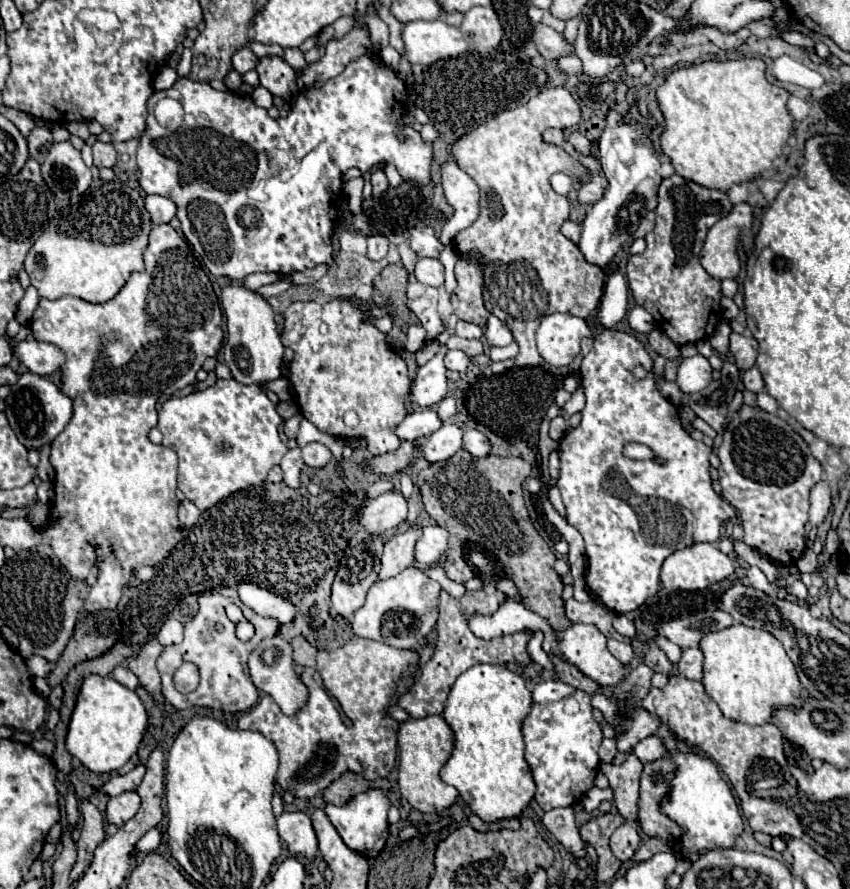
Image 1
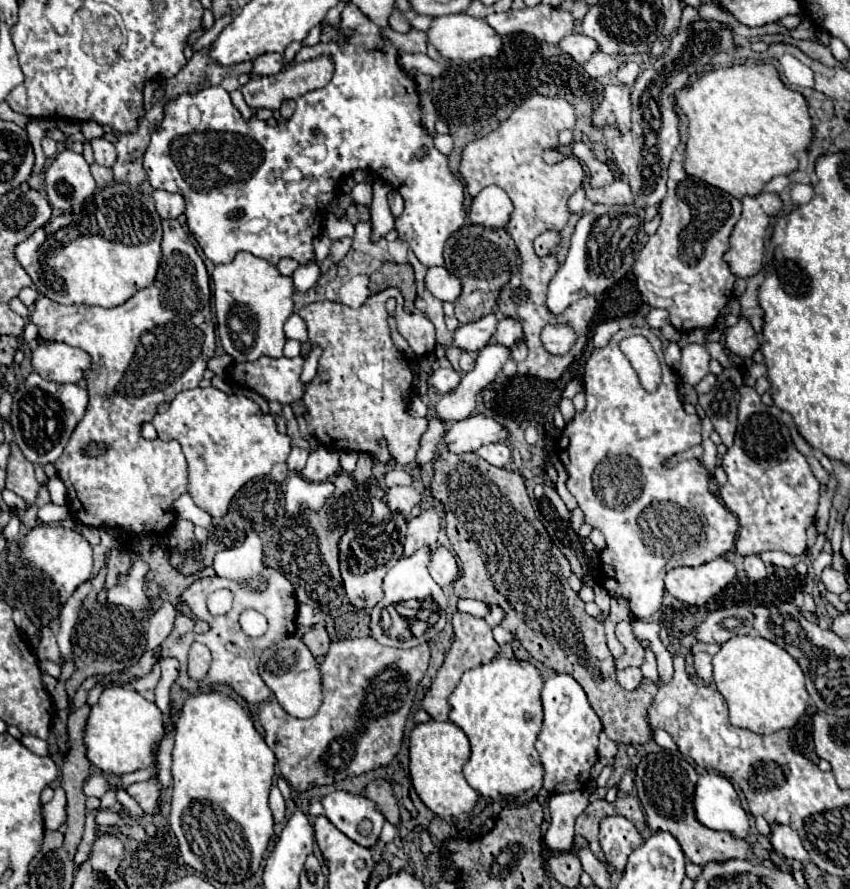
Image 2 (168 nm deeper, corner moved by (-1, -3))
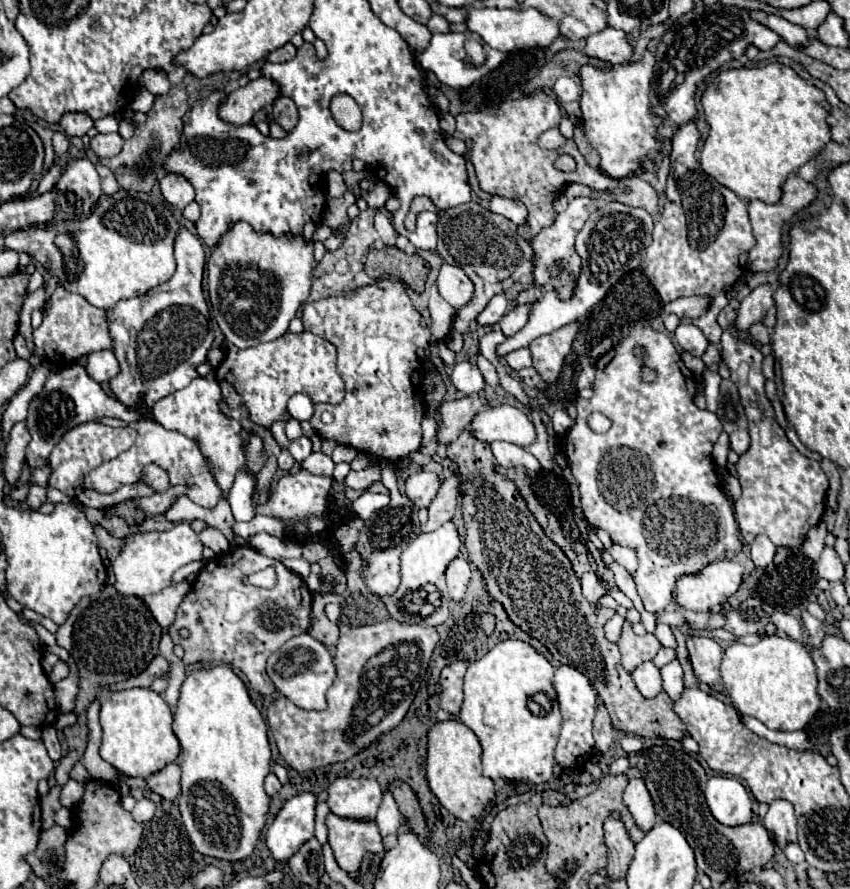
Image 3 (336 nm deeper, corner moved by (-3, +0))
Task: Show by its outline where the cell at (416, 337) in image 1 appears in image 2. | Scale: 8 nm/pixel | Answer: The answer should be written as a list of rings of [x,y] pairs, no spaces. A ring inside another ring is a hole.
[[[389,287],[381,293],[371,295],[359,309],[351,309],[349,305],[335,303],[335,301],[321,301],[321,303],[311,303],[299,309],[299,317],[305,319],[309,339],[307,343],[301,343],[301,357],[309,357],[313,347],[319,347],[323,353],[319,357],[319,367],[315,379],[309,383],[303,395],[303,403],[307,407],[305,421],[309,433],[323,443],[327,449],[333,451],[357,451],[357,453],[367,453],[377,461],[387,463],[389,459],[395,459],[399,465],[407,465],[415,459],[419,439],[427,429],[427,419],[415,419],[407,413],[407,403],[409,403],[409,389],[413,383],[413,373],[405,361],[405,357],[395,349],[391,335],[389,335],[389,313],[385,309],[385,303],[389,297],[397,299],[397,327],[399,333],[409,341],[409,347],[413,349],[415,355],[425,355],[433,353],[435,349],[435,327],[431,321],[423,315],[407,315],[403,311],[403,297],[395,287]],[[385,439],[387,445],[381,445],[379,441]]]

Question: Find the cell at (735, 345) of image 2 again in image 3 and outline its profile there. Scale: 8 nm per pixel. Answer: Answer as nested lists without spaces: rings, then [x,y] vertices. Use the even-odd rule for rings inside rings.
[[[759,284],[747,298],[743,298],[735,326],[741,332],[747,332],[751,328],[751,324],[759,322],[765,318],[767,308],[771,308],[775,304],[773,300],[773,288],[769,284]]]

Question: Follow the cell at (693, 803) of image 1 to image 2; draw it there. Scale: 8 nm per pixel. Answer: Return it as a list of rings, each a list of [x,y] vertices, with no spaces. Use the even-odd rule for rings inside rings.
[[[703,773],[695,785],[695,817],[701,825],[715,831],[729,831],[745,839],[749,835],[749,819],[741,801],[729,783],[719,773]]]

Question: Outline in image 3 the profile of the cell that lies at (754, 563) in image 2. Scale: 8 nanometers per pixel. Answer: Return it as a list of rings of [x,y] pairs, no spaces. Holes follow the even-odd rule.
[[[757,534],[757,538],[753,540],[751,544],[751,560],[755,562],[755,566],[759,568],[765,568],[773,562],[773,556],[775,556],[775,544],[769,540],[769,536],[765,534]]]

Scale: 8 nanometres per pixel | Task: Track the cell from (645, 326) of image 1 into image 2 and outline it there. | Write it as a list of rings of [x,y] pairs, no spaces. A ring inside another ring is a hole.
[[[651,309],[649,313],[647,313],[647,325],[651,327],[651,329],[663,329],[665,325],[667,325],[667,311],[663,311],[663,309]]]

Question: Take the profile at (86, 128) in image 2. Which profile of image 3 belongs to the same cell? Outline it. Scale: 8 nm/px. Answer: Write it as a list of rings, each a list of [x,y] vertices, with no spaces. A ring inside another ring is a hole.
[[[105,116],[95,122],[95,128],[99,132],[117,132],[119,128],[119,116]]]

